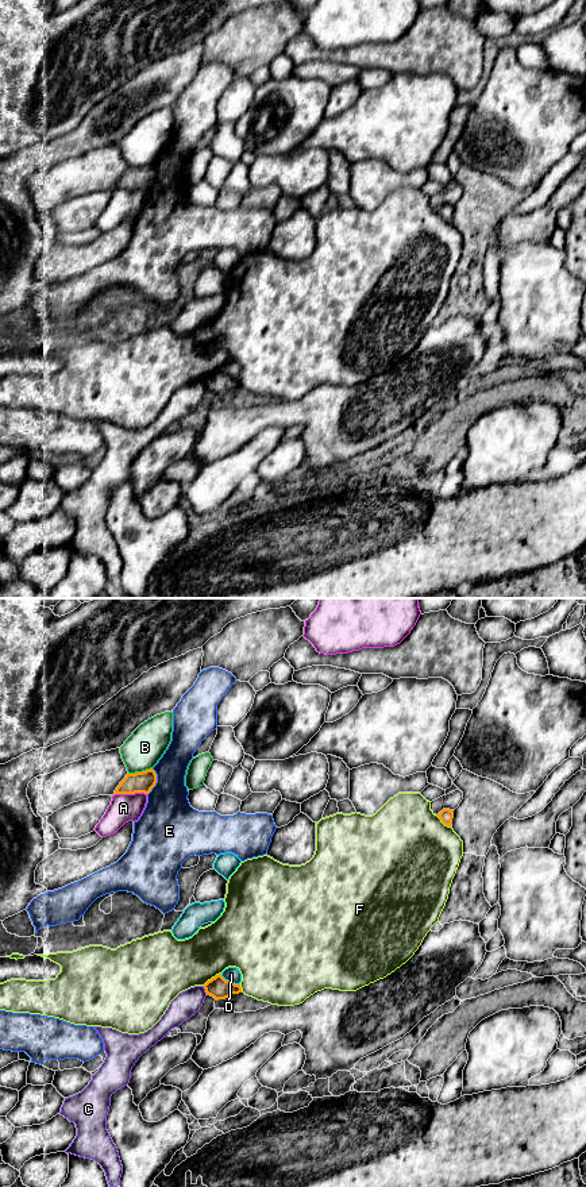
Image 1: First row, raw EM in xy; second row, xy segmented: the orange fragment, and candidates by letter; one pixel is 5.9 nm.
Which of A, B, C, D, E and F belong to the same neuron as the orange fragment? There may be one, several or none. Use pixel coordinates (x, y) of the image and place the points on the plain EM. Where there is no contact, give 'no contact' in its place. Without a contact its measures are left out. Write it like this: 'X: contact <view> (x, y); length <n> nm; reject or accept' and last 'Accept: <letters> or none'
A: contact xy (128, 188); length 220 nm; reject
B: contact xy (139, 168); length 150 nm; reject
C: contact xy (205, 385); length 60 nm; reject
D: contact xy (228, 377); length 140 nm; reject
E: contact xy (155, 177); length 160 nm; reject
F: contact xy (212, 373); length 130 nm; reject
Accept: none

